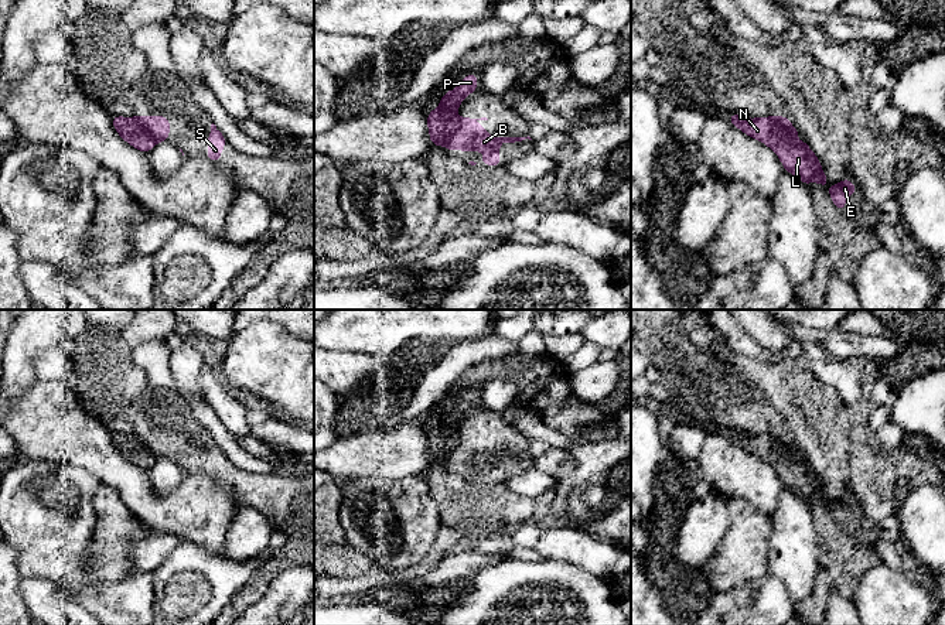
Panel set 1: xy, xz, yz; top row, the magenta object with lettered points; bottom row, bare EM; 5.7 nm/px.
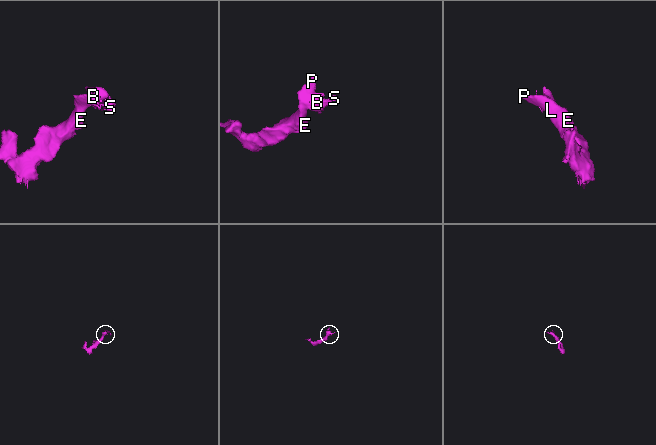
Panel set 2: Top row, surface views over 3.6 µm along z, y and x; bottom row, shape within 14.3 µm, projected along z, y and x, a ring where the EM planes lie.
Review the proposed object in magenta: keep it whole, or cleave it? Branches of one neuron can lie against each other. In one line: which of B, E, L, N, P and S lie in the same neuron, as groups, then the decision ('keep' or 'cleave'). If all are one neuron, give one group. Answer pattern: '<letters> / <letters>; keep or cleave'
B S / E L N P; cleave

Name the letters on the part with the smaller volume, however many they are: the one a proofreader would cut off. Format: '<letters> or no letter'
B, S

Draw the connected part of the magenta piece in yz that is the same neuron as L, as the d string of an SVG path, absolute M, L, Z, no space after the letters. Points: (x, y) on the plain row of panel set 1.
M731 430L729 438L775 468L784 486L798 493L806 503L812 498L816 498L823 505L828 503L828 493L816 471L806 458L795 457L791 447L774 440L768 434L748 436L737 430Z

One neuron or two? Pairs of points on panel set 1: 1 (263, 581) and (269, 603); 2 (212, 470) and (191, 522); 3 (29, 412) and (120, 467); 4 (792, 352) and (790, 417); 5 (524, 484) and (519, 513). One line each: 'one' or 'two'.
1: two
2: two
3: one
4: two
5: two

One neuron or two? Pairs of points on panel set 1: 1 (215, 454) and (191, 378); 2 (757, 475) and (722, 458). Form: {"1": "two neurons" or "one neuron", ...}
{"1": "two neurons", "2": "one neuron"}

